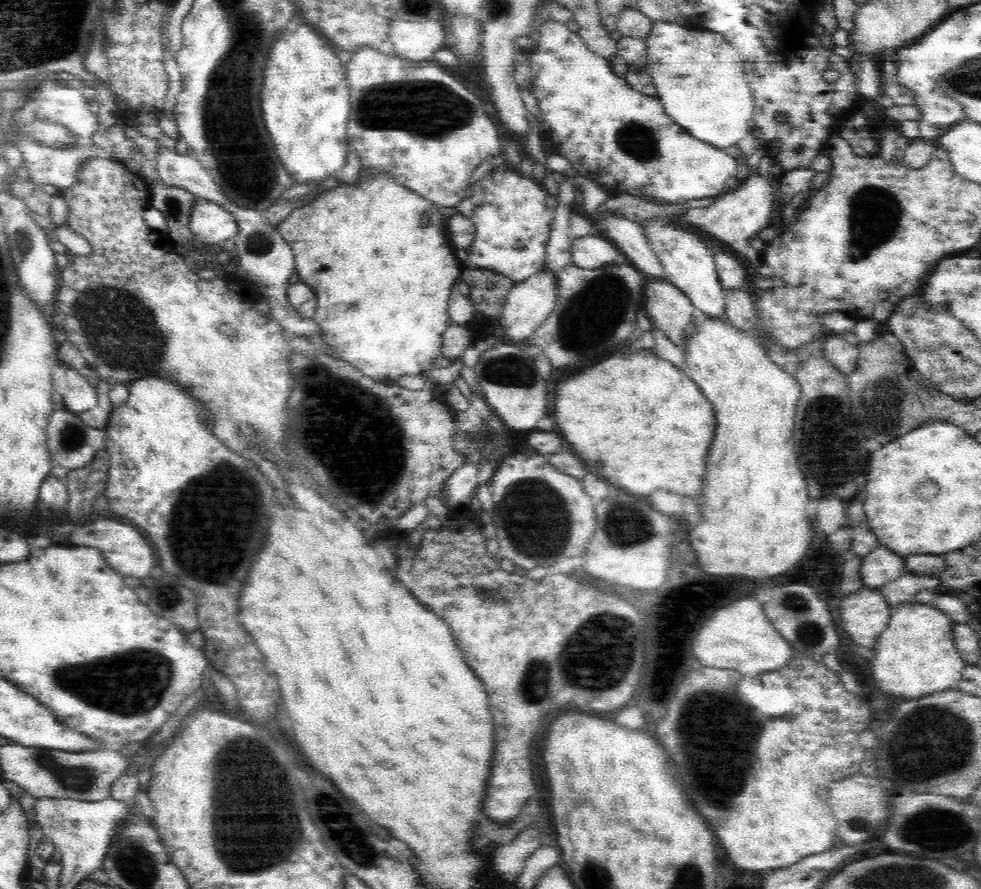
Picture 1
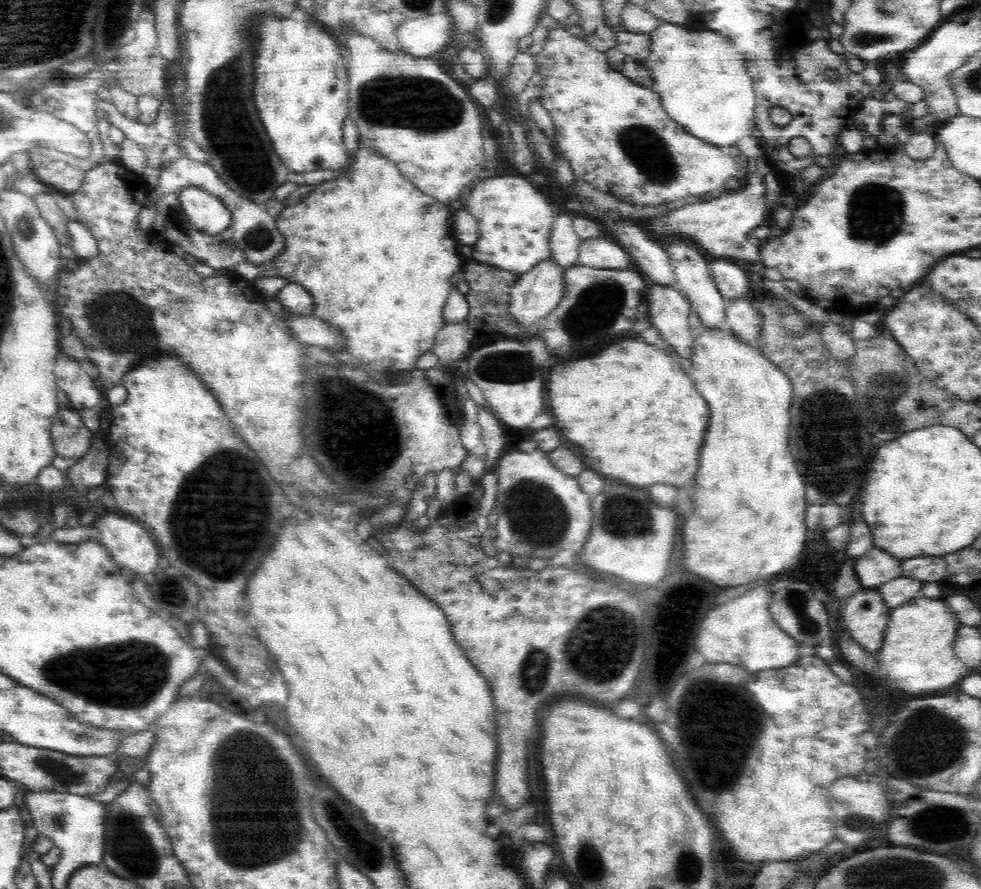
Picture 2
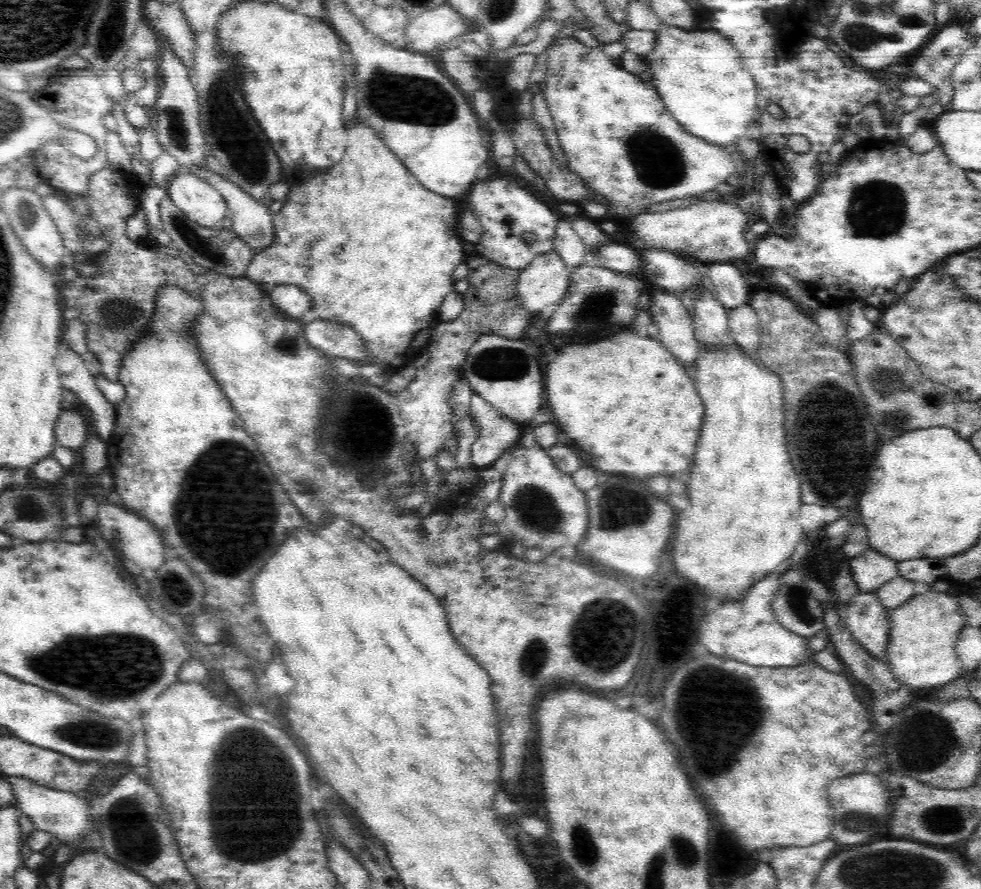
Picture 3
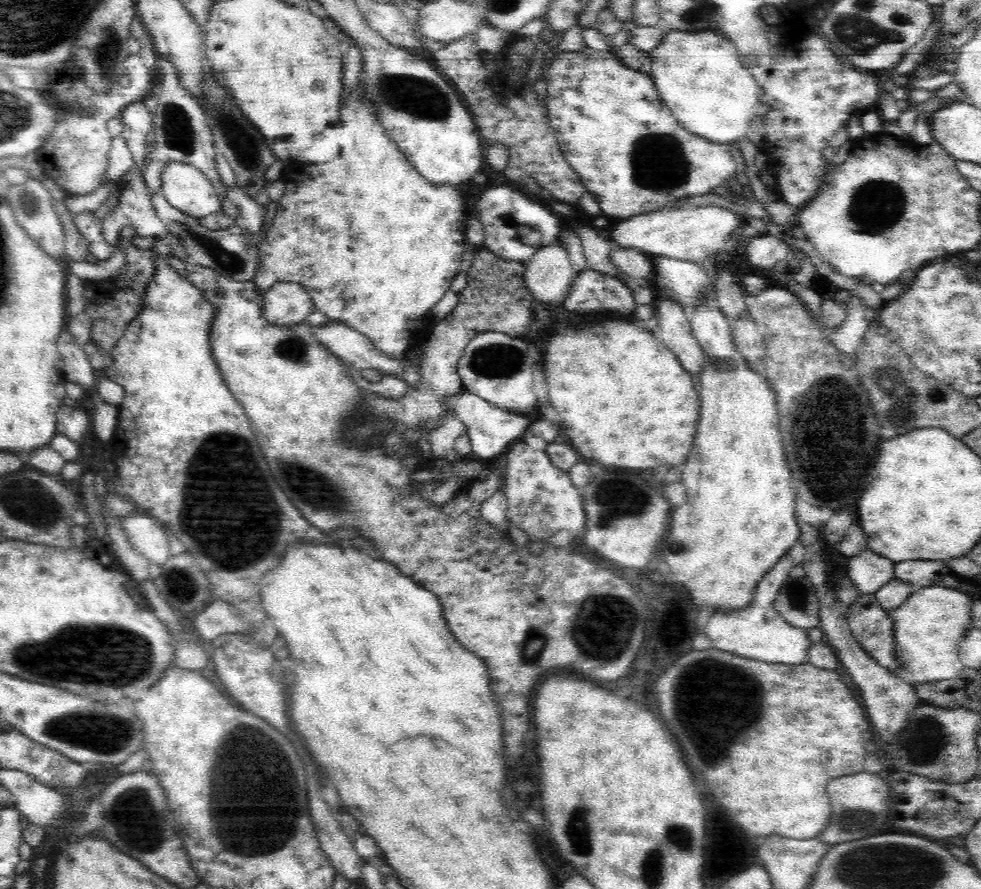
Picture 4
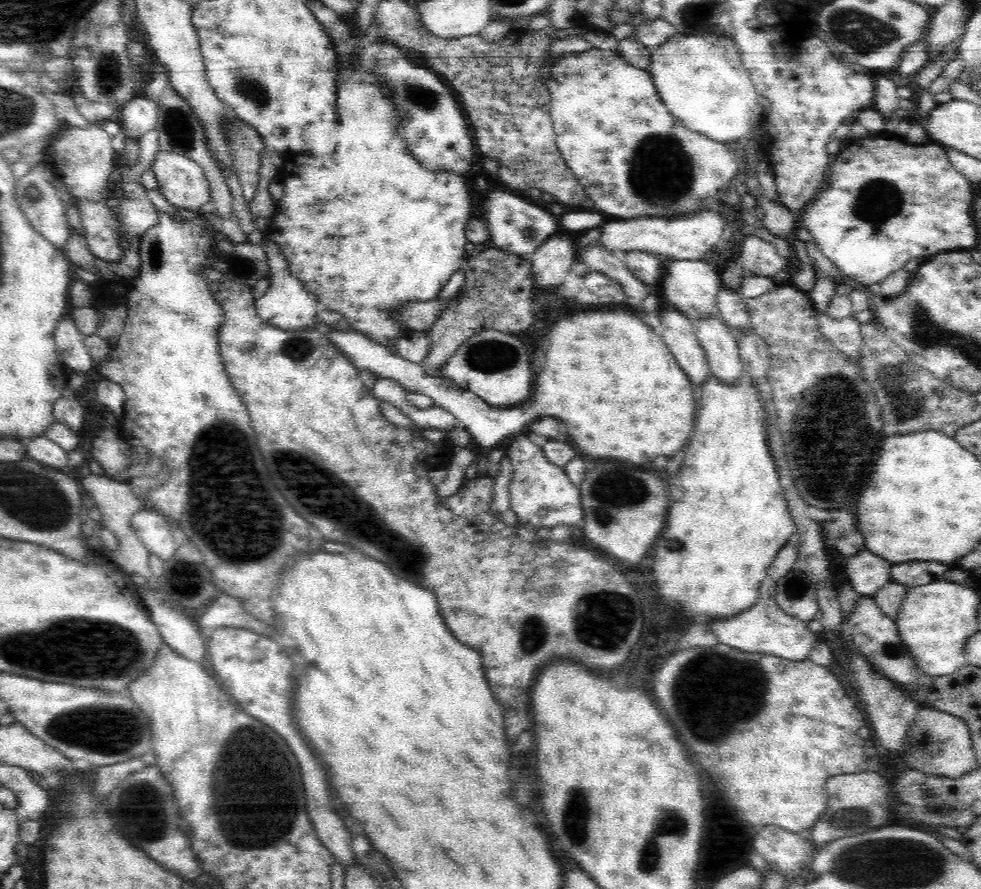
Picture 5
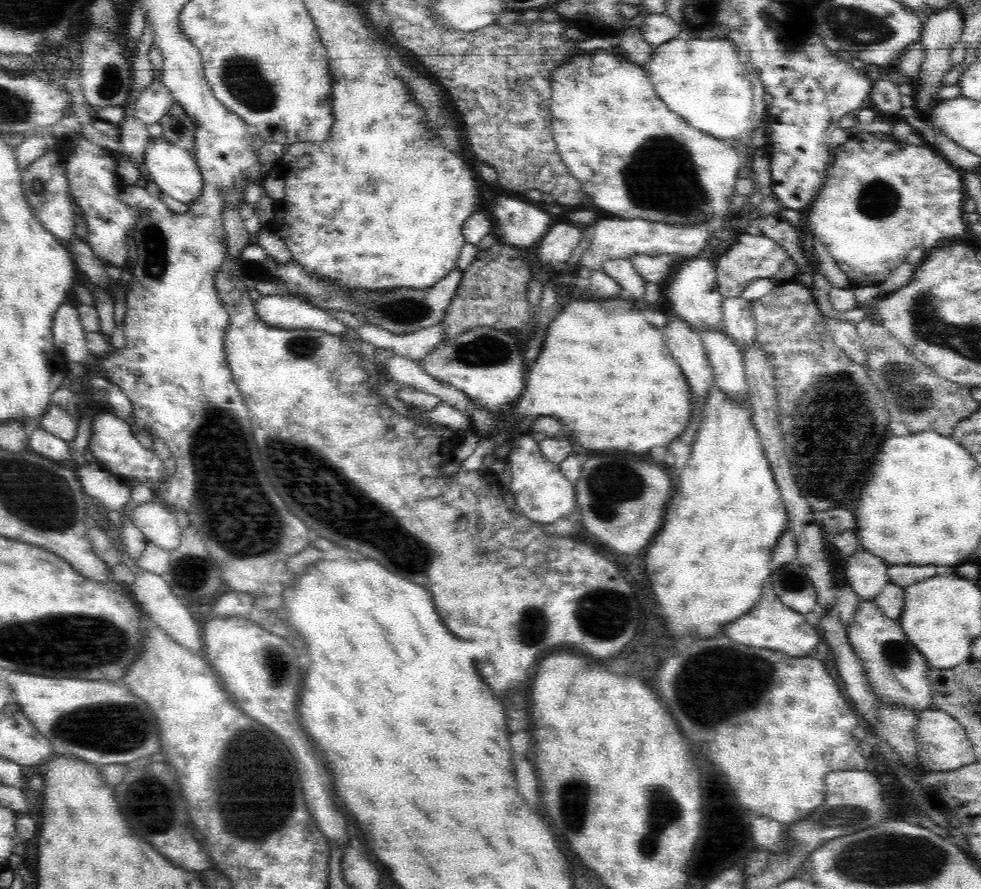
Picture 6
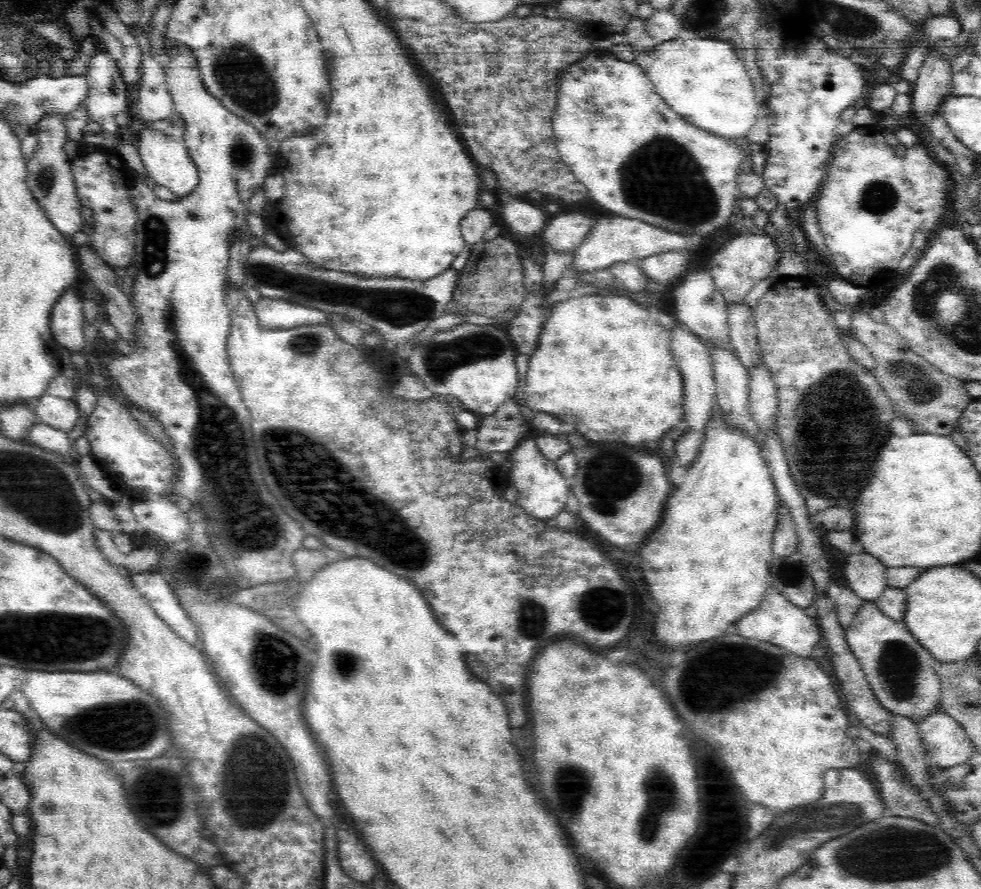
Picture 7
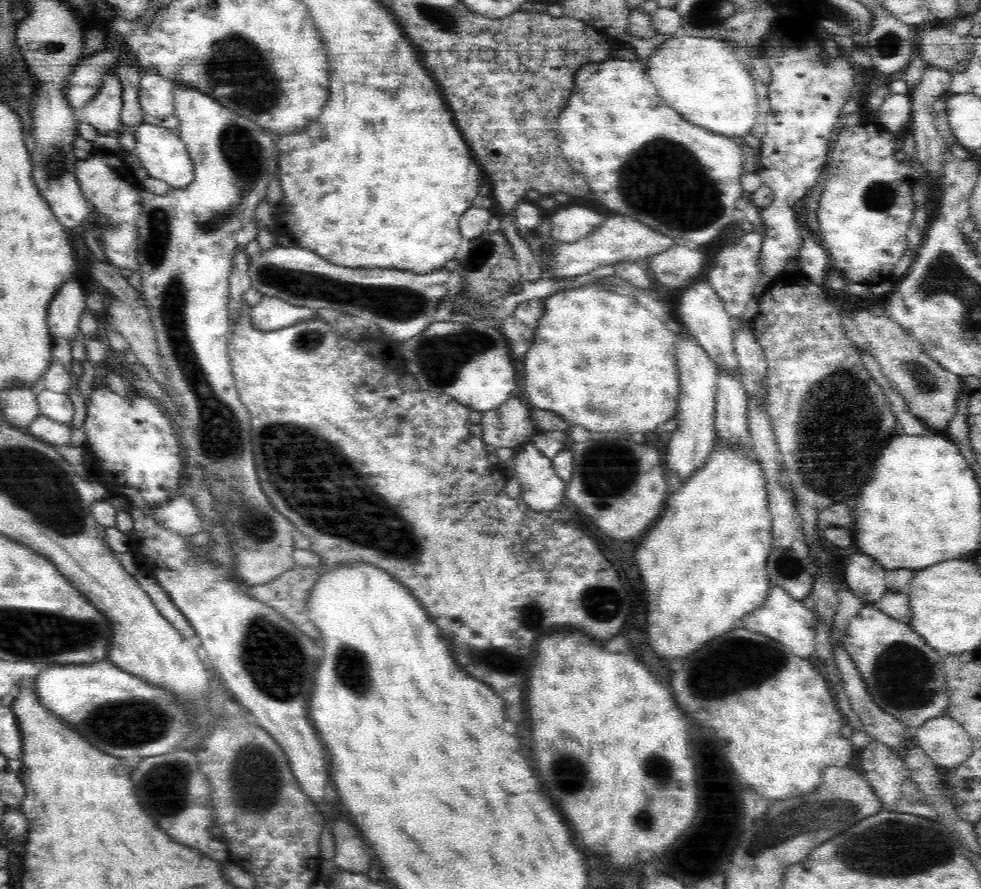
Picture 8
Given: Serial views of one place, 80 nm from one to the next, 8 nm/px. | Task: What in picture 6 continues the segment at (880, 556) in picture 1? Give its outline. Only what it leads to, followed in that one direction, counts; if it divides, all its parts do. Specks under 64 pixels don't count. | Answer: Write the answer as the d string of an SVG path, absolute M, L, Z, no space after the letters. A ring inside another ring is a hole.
M863 551L849 555L845 573L854 592L864 600L872 601L890 583L889 567L882 558Z

